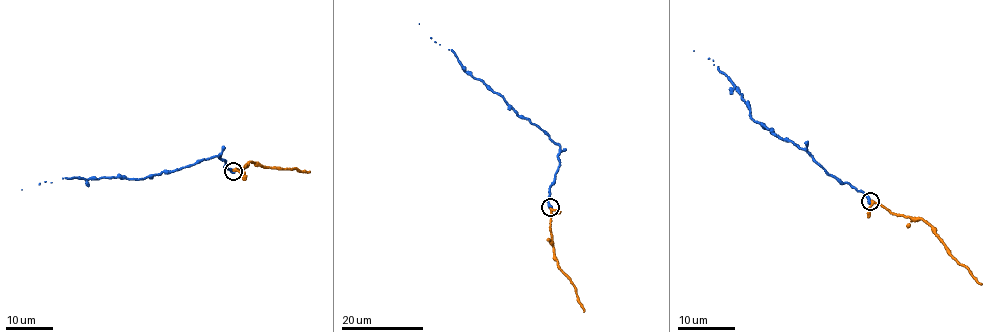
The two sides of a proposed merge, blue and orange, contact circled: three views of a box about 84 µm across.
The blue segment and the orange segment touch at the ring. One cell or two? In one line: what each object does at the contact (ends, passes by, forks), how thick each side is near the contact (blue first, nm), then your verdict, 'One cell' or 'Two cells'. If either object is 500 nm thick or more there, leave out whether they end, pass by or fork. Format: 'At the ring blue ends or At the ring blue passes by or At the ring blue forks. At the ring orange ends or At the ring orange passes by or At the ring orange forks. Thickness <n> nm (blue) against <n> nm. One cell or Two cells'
Thickness 550 nm (blue) against 240 nm. One cell

